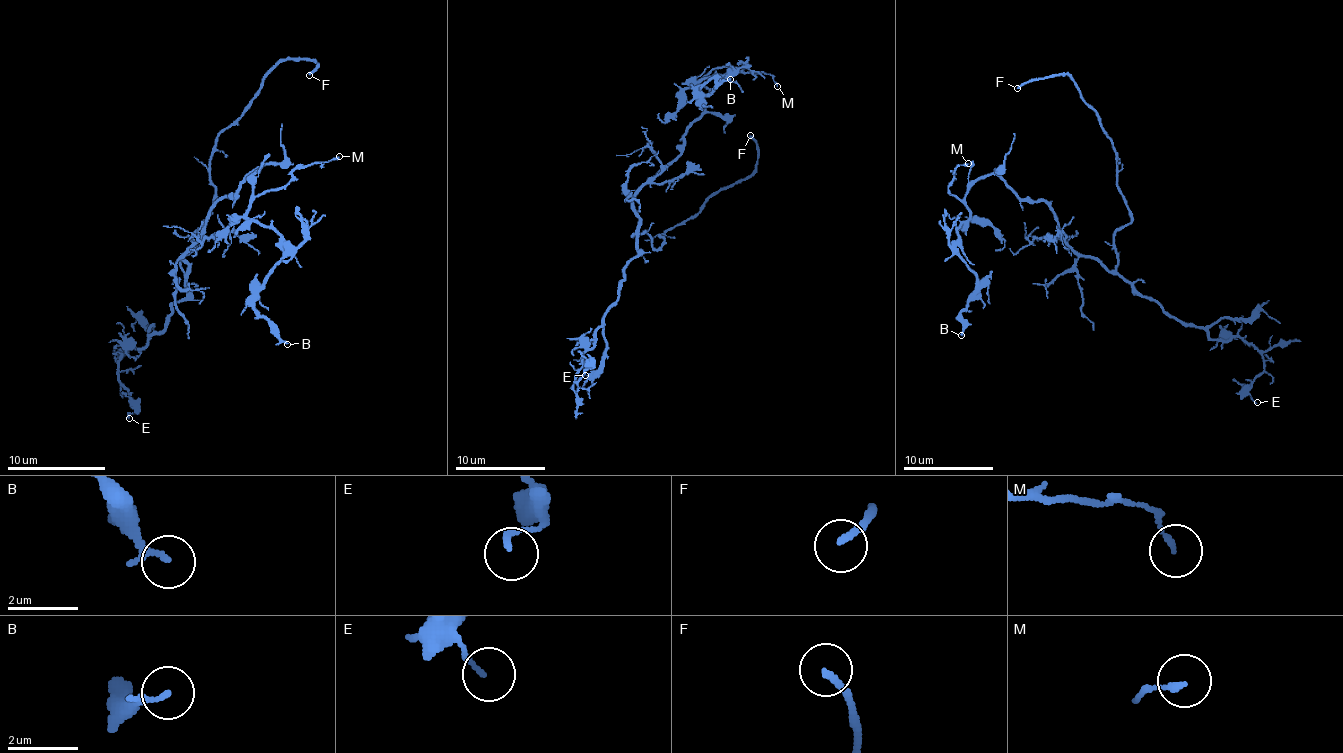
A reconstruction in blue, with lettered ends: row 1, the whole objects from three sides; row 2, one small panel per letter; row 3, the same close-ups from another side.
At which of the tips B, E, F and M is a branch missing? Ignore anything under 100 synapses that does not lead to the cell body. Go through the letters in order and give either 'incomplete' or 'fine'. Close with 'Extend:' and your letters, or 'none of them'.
B: fine
E: fine
F: incomplete
M: fine
Extend: F

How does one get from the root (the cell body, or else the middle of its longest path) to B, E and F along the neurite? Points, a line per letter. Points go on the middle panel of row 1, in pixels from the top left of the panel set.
B: (633, 196), (680, 153), (703, 110), (694, 88), (725, 76), (707, 95), (700, 88), (712, 79), (730, 79)
E: (633, 196), (637, 255), (594, 345), (583, 354), (576, 382), (592, 366), (585, 375)
F: (633, 196), (633, 235), (646, 232), (657, 248), (660, 235), (755, 169), (750, 135)

